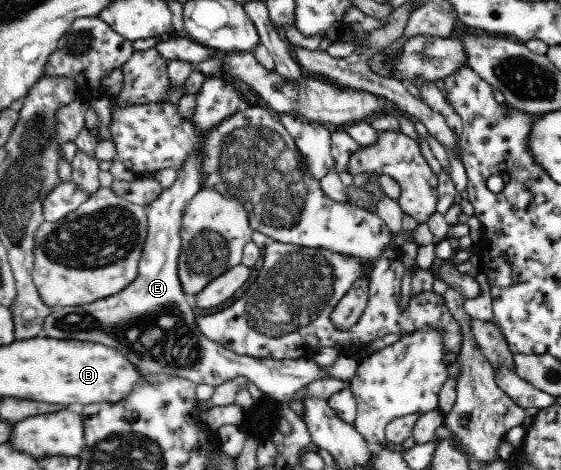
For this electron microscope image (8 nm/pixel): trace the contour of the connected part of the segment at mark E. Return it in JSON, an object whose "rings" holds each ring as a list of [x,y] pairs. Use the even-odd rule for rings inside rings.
{"rings":[[[193,151],[186,156],[183,166],[177,172],[175,184],[164,192],[151,205],[147,206],[148,233],[139,259],[138,273],[131,286],[127,286],[123,292],[117,292],[115,296],[107,296],[103,300],[91,301],[91,304],[82,304],[74,307],[52,307],[52,312],[43,323],[45,337],[57,340],[82,340],[101,342],[107,346],[113,346],[121,350],[135,367],[145,374],[158,374],[176,376],[189,379],[197,384],[219,386],[237,378],[245,376],[253,382],[257,388],[270,396],[273,401],[281,404],[292,400],[293,394],[301,387],[305,387],[315,379],[336,378],[328,376],[316,361],[309,358],[296,359],[260,359],[239,355],[223,345],[209,340],[196,325],[195,307],[192,304],[193,296],[183,294],[182,284],[178,277],[178,256],[181,248],[180,228],[181,217],[185,205],[199,192],[201,183],[201,155],[199,151]]]}

